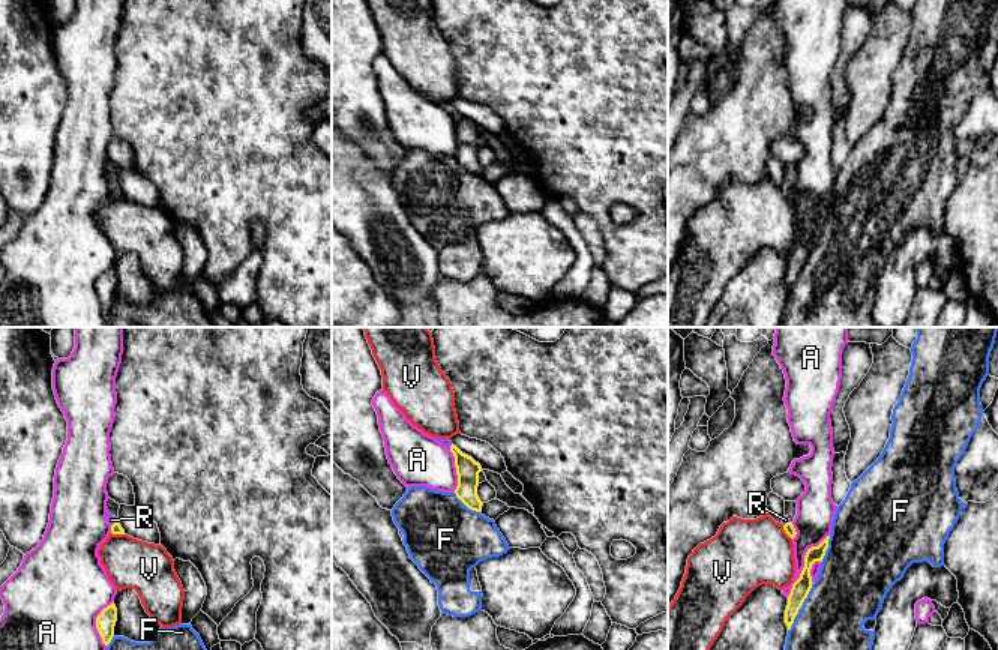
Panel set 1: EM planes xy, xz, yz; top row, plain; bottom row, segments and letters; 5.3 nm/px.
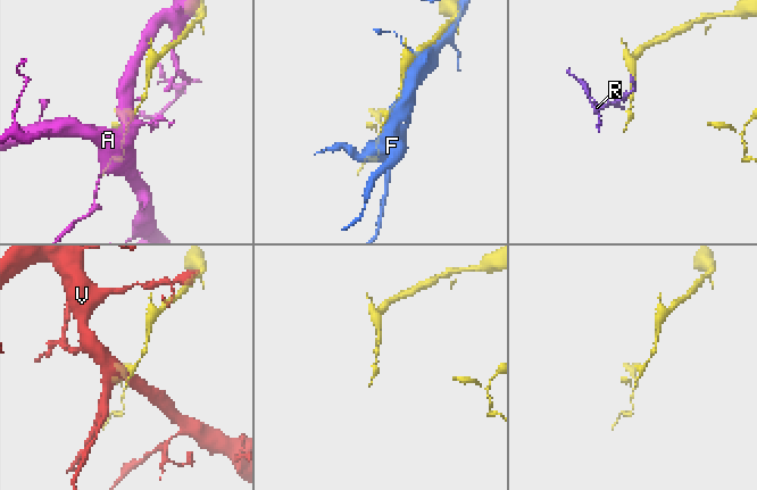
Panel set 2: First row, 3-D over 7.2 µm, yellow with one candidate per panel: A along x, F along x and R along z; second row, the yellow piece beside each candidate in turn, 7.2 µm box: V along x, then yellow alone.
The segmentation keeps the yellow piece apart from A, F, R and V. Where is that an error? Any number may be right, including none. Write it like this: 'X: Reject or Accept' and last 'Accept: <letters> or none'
A: Reject
F: Reject
R: Accept
V: Reject
Accept: R

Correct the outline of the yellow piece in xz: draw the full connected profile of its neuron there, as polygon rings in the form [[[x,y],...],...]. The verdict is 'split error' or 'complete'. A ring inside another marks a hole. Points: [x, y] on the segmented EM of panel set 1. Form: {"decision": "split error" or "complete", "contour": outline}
{"decision": "split error", "contour": [[[437,438],[446,446],[455,456],[455,467],[458,474],[458,486],[455,489],[456,497],[471,510],[482,512],[483,503],[477,495],[479,473],[482,467],[471,456],[462,453],[449,438]]]}

